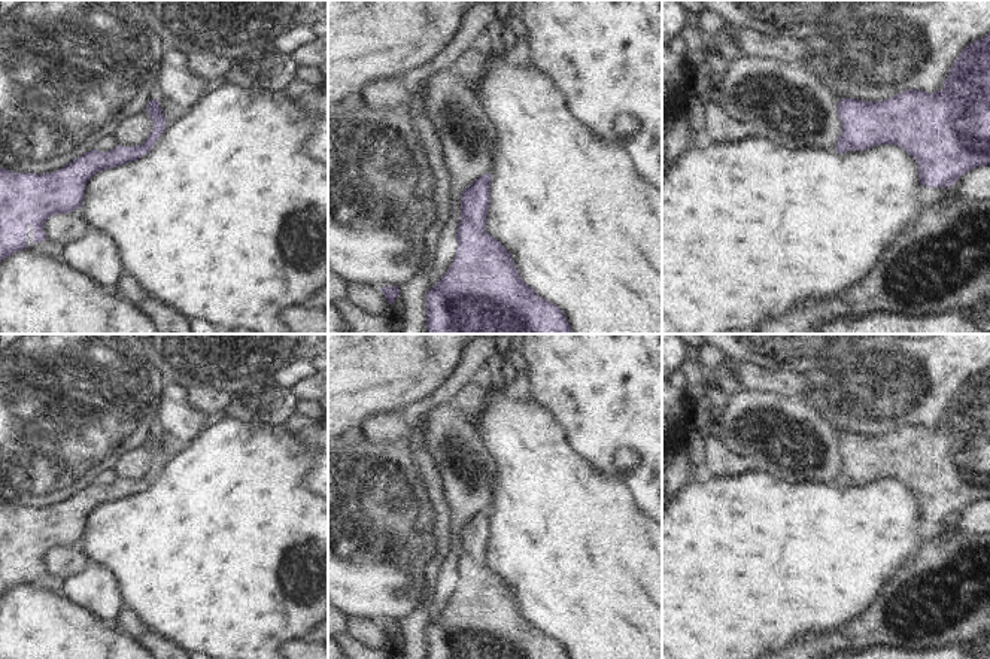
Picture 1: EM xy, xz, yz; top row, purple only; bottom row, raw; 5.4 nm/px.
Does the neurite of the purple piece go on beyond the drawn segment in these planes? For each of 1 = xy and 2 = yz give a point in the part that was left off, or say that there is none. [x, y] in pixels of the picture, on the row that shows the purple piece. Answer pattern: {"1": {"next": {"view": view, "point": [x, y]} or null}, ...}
{"1": {"next": null}, "2": {"next": null}}

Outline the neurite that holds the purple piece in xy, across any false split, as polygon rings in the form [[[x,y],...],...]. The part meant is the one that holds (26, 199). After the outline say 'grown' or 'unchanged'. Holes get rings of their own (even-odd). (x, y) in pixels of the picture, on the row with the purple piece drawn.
[[[158,100],[146,106],[154,130],[140,146],[121,146],[109,152],[92,149],[63,168],[36,174],[0,168],[0,261],[28,247],[28,228],[33,243],[46,240],[45,222],[52,215],[64,215],[82,206],[85,186],[98,171],[119,167],[149,154],[167,127]]]; unchanged

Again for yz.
[[[990,33],[960,52],[941,91],[908,89],[881,101],[841,98],[838,116],[838,154],[895,145],[915,160],[921,185],[956,183],[965,173],[990,163]]]; unchanged

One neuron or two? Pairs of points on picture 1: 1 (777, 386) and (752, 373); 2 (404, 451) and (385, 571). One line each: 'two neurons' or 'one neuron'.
1: one neuron
2: one neuron

